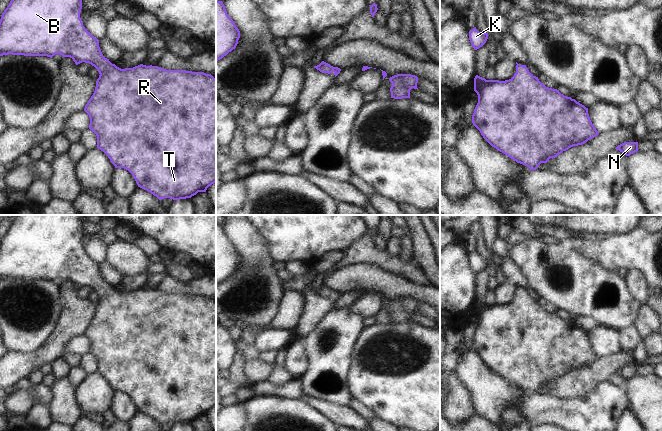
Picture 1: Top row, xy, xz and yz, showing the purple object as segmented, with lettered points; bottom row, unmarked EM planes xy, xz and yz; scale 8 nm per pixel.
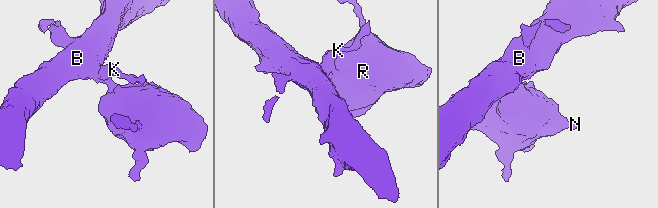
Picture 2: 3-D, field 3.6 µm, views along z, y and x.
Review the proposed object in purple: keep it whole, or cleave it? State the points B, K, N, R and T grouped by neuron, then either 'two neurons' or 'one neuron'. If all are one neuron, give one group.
B K N R T; one neuron

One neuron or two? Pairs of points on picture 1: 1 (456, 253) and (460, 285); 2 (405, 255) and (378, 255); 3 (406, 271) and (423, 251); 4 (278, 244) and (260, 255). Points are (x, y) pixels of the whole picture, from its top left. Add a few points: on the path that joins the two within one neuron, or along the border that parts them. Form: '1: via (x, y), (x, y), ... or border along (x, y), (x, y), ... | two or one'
1: via (456, 261), (456, 277) | one
2: border along (397, 256), (402, 261), (413, 263) | two
3: border along (414, 262), (421, 269), (428, 282) | two
4: border along (257, 229), (265, 240), (269, 254), (275, 260) | two

